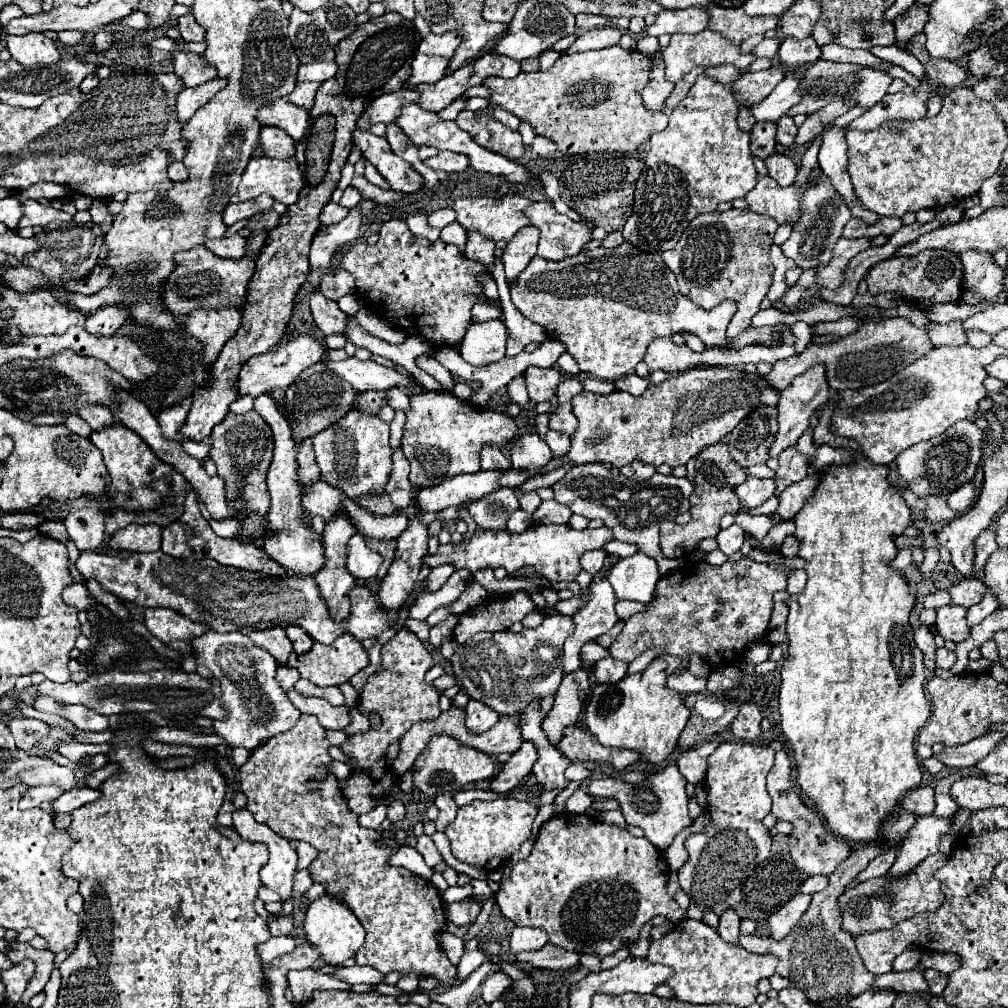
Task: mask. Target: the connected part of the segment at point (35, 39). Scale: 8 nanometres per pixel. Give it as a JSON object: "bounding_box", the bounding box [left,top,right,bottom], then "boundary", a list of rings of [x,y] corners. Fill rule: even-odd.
{"bounding_box":[6,34,60,66],"boundary":[[[44,34],[8,36],[6,42],[12,58],[24,66],[44,66],[44,64],[56,64],[60,60],[56,42],[46,38]]]}

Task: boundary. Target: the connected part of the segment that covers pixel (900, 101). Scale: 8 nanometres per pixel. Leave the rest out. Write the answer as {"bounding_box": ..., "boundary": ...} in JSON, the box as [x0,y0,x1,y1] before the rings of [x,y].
{"bounding_box":[844,84,936,130],"boundary":[[[924,84],[918,90],[912,90],[910,86],[906,86],[904,90],[896,92],[896,94],[886,94],[876,106],[872,106],[868,112],[864,112],[860,118],[856,118],[854,122],[850,122],[844,130],[876,130],[886,122],[892,120],[918,120],[926,114],[926,98],[930,94],[934,94],[936,86]]]}

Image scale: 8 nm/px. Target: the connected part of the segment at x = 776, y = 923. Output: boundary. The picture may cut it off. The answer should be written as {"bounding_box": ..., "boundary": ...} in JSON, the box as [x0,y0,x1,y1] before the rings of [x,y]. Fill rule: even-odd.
{"bounding_box":[770,894,810,940],"boundary":[[[796,894],[790,902],[786,902],[782,908],[778,908],[770,918],[770,938],[772,940],[780,940],[784,936],[788,936],[788,932],[792,932],[794,924],[798,924],[800,916],[806,912],[806,908],[810,906],[810,896],[806,894]]]}

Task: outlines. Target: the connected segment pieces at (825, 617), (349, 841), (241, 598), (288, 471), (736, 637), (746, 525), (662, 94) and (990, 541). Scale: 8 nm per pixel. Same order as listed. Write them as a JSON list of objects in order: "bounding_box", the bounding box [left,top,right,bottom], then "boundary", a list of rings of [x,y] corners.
[{"bounding_box":[778,456,930,844],"boundary":[[[862,456],[854,464],[828,466],[814,496],[808,498],[804,508],[794,516],[794,522],[796,522],[794,536],[800,540],[798,556],[808,560],[808,566],[804,568],[808,574],[808,582],[806,582],[806,588],[802,594],[790,596],[790,600],[788,600],[788,606],[790,606],[788,624],[786,624],[788,652],[786,652],[786,656],[782,660],[782,668],[780,668],[782,684],[780,684],[778,702],[780,702],[780,716],[782,716],[782,732],[794,750],[796,786],[812,802],[816,812],[824,816],[826,826],[834,836],[840,836],[840,838],[846,838],[846,840],[858,842],[858,844],[876,842],[880,838],[880,826],[884,824],[884,820],[888,820],[896,814],[898,804],[900,804],[898,800],[902,800],[910,790],[916,790],[918,786],[922,786],[922,770],[916,760],[916,748],[914,748],[916,740],[914,738],[918,736],[920,728],[930,718],[930,704],[926,702],[924,686],[922,686],[926,668],[922,662],[922,652],[912,642],[912,628],[908,622],[910,610],[916,604],[916,596],[910,592],[910,586],[904,580],[904,576],[898,574],[896,570],[888,568],[888,562],[898,552],[892,538],[902,534],[904,528],[908,526],[910,508],[906,506],[904,498],[892,488],[892,484],[886,480],[886,476],[888,476],[888,466],[872,464],[872,462],[864,460]]]},{"bounding_box":[238,714,462,990],"boundary":[[[302,714],[292,730],[272,736],[264,744],[256,746],[238,772],[242,792],[248,798],[246,810],[254,816],[256,822],[266,824],[282,838],[304,840],[318,850],[318,856],[308,866],[312,880],[316,884],[324,884],[328,896],[346,904],[366,930],[366,942],[356,954],[356,964],[372,966],[382,974],[398,970],[402,976],[408,976],[412,972],[418,976],[430,976],[446,990],[460,986],[462,980],[458,980],[456,976],[456,966],[448,960],[440,942],[440,934],[446,926],[446,904],[442,900],[442,894],[434,888],[432,882],[412,874],[406,868],[388,864],[390,856],[394,854],[392,848],[380,844],[380,840],[384,840],[382,832],[362,828],[358,824],[358,816],[348,808],[344,800],[338,778],[330,772],[332,758],[328,754],[328,748],[330,742],[326,740],[326,728],[312,714]]]},{"bounding_box":[76,550,390,644],"boundary":[[[162,550],[150,554],[136,552],[128,558],[100,552],[82,552],[76,560],[76,568],[86,580],[94,578],[104,590],[116,594],[118,598],[150,608],[172,608],[190,618],[192,622],[208,624],[216,632],[236,630],[242,634],[250,634],[252,630],[264,630],[278,624],[296,624],[304,628],[316,642],[330,644],[344,632],[354,634],[358,640],[366,640],[370,636],[378,636],[390,626],[388,612],[380,608],[378,600],[364,586],[356,586],[348,592],[352,602],[352,614],[346,622],[334,624],[332,620],[328,620],[328,608],[312,578],[276,578],[232,566],[222,566],[212,558],[180,560],[166,556]]]},{"bounding_box":[254,392,324,574],"boundary":[[[272,392],[260,394],[254,400],[254,410],[260,412],[260,416],[268,422],[274,434],[274,456],[272,456],[272,464],[266,476],[268,492],[270,492],[270,512],[266,520],[268,524],[272,524],[272,532],[276,532],[276,536],[268,536],[268,540],[264,540],[264,550],[266,554],[270,554],[270,558],[274,558],[280,566],[288,568],[290,572],[314,574],[324,562],[322,542],[320,542],[320,536],[304,520],[306,514],[300,504],[302,492],[296,480],[296,442],[292,440],[290,424],[288,420],[284,420],[280,408],[276,408],[276,398]]]},{"bounding_box":[610,558,786,666],"boundary":[[[740,558],[738,562],[724,562],[722,566],[712,566],[706,562],[692,562],[678,568],[674,574],[660,578],[656,584],[656,596],[646,606],[644,612],[634,614],[624,620],[624,628],[620,636],[612,642],[610,654],[616,660],[632,662],[642,652],[650,648],[662,648],[666,654],[674,654],[682,660],[682,664],[690,662],[692,654],[698,654],[712,666],[724,666],[730,662],[734,654],[744,652],[754,642],[766,638],[768,624],[774,610],[774,592],[786,590],[786,576],[780,570],[772,570],[766,564],[758,564],[750,558]]]},{"bounding_box":[734,510,778,540],"boundary":[[[744,510],[738,512],[734,518],[736,518],[738,526],[742,526],[746,532],[754,534],[758,540],[762,540],[768,534],[768,530],[778,524],[778,518],[772,516],[772,514],[768,514],[768,516],[752,516],[752,514],[744,512]]]},{"bounding_box":[642,54,674,110],"boundary":[[[652,54],[650,60],[652,60],[652,80],[646,84],[642,100],[650,110],[662,110],[662,104],[674,90],[674,84],[666,82],[664,78],[664,62],[656,54]]]},{"bounding_box":[972,530,998,576],"boundary":[[[984,530],[976,540],[974,540],[974,548],[976,548],[976,556],[974,556],[974,566],[972,566],[972,574],[976,576],[986,560],[992,556],[992,552],[998,548],[996,544],[996,538],[994,538],[994,532],[992,530]]]}]

